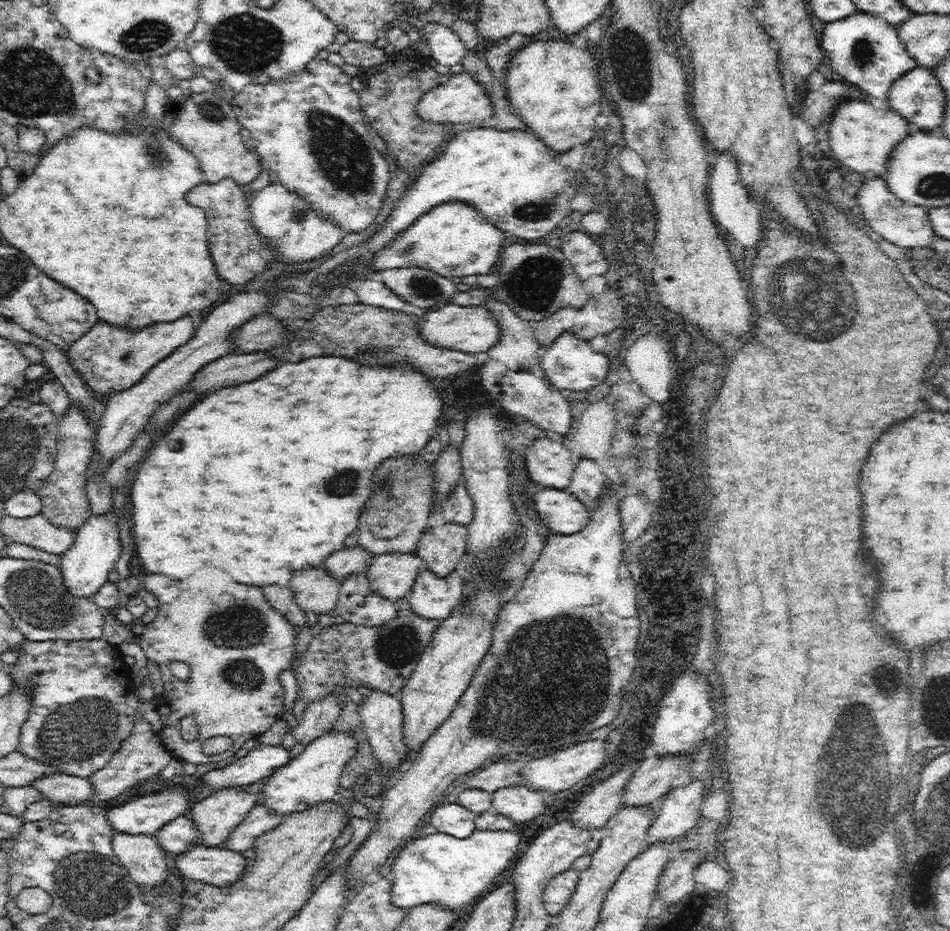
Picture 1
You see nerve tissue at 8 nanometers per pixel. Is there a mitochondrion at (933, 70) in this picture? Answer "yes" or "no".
no

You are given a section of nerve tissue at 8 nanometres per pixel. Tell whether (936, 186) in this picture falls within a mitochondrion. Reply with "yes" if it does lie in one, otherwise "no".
yes

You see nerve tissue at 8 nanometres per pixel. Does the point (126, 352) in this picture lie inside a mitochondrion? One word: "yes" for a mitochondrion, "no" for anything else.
yes

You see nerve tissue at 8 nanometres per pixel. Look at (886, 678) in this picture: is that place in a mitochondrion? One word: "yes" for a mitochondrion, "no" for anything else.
yes

